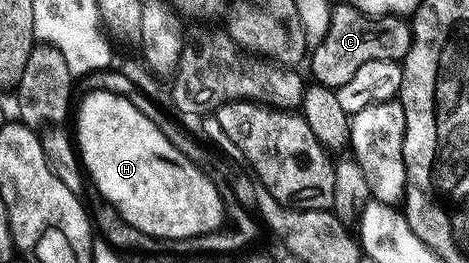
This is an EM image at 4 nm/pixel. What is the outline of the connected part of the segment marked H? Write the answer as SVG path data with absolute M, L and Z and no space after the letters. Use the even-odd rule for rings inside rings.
M91 90L86 94L88 96L79 104L73 127L77 155L86 179L90 183L92 180L93 188L115 208L117 214L130 226L157 238L192 238L193 235L218 230L224 219L222 200L208 173L173 146L161 130L120 93Z

